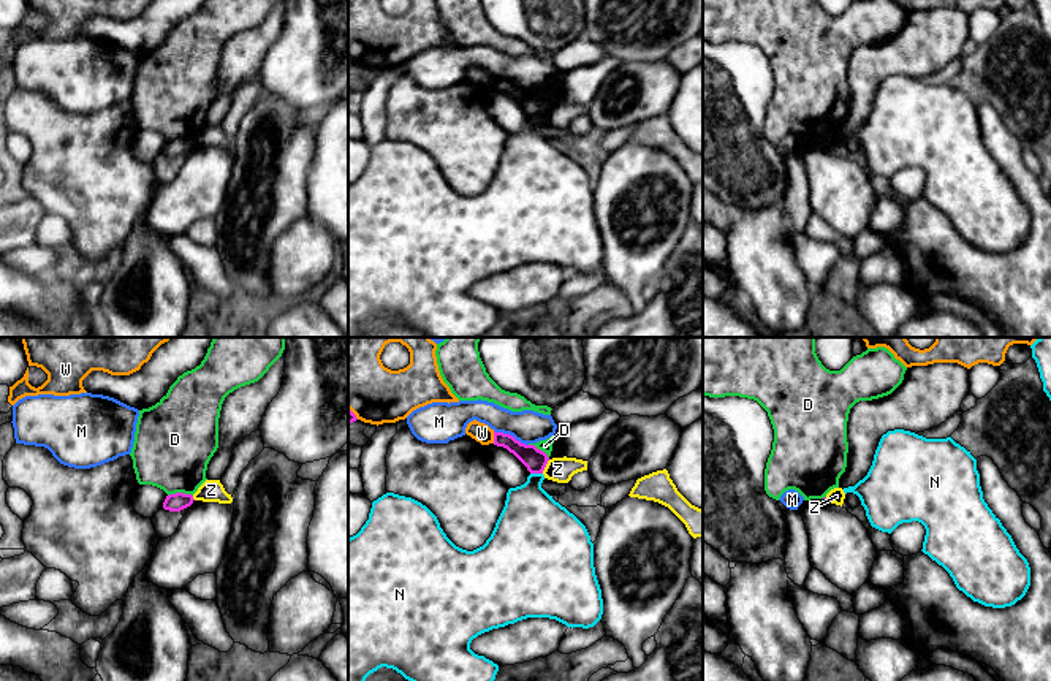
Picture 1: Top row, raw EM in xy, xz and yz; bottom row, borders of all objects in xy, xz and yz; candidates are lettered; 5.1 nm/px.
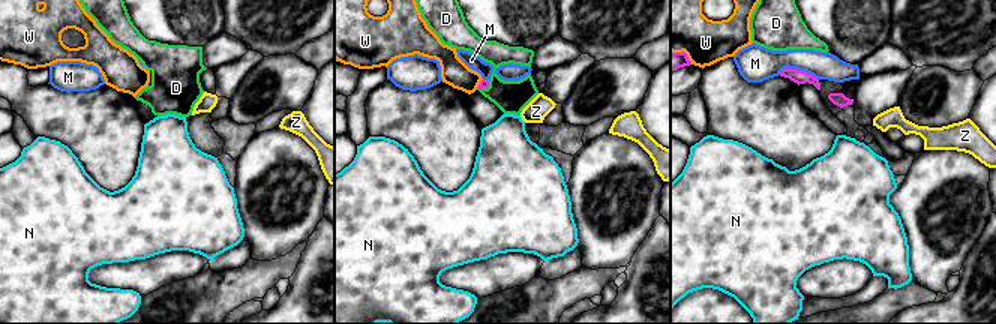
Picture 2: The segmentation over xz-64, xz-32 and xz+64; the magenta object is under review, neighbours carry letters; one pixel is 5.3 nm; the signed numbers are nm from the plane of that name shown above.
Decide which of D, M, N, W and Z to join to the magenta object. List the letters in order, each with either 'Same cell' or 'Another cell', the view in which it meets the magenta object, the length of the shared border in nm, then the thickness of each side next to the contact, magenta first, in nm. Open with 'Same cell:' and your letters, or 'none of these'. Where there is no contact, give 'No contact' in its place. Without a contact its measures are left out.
Same cell: none of these
D: Another cell. Touches magenta in xy. Shared border 130 nm. Thickness 100 nm (magenta) against 400 nm
M: Another cell. Touches magenta in xz. Shared border 190 nm. Thickness 120 nm (magenta) against 170 nm
N: Another cell. Touches magenta in xz. Shared border 60 nm. Thickness 120 nm (magenta) against 320 nm
W: Another cell. Touches magenta in xz. Shared border 60 nm. Thickness 120 nm (magenta) against 100 nm
Z: Another cell. Touches magenta in xz. Shared border 80 nm. Thickness 120 nm (magenta) against 130 nm

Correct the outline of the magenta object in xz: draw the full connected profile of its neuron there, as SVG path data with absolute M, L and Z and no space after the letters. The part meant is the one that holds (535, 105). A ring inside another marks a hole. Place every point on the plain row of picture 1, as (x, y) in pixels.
M494 76L494 90L503 92L513 98L530 119L543 119L549 106L544 97L538 95L535 90L521 89L510 79Z

